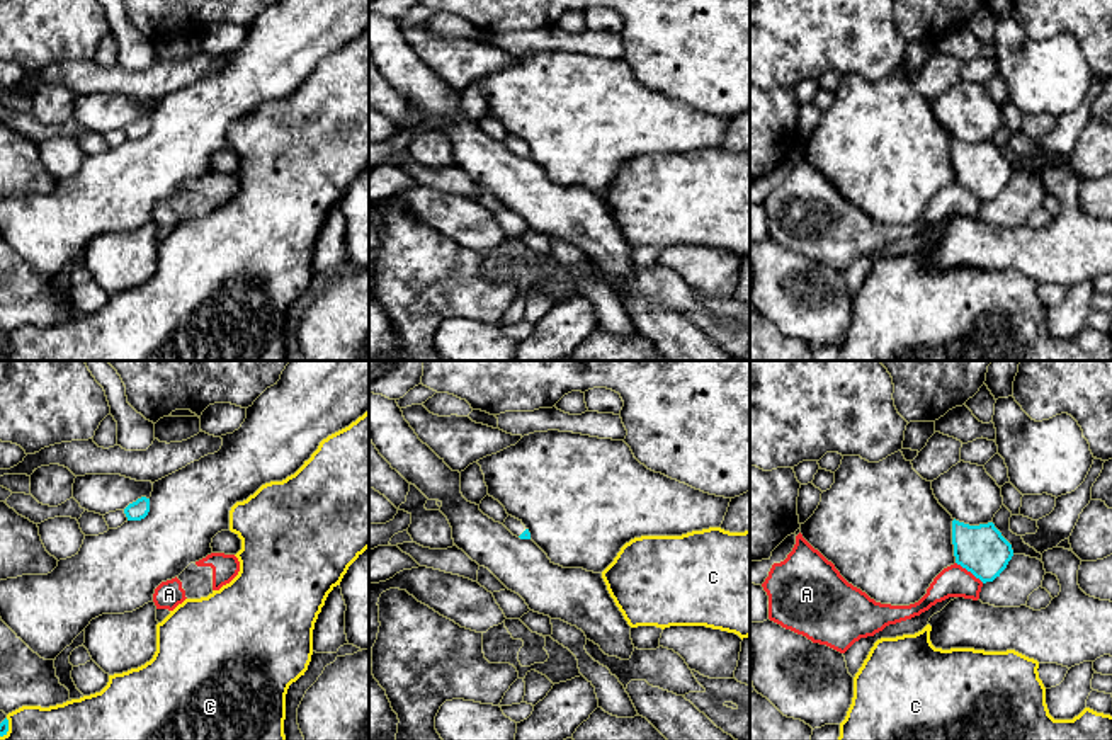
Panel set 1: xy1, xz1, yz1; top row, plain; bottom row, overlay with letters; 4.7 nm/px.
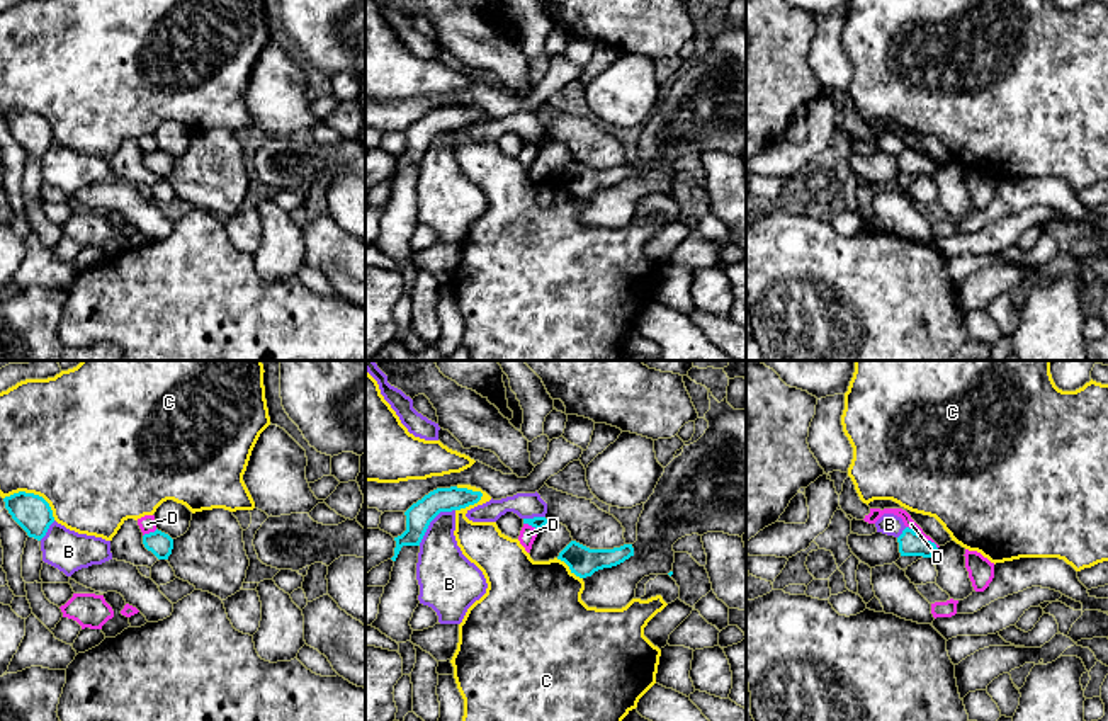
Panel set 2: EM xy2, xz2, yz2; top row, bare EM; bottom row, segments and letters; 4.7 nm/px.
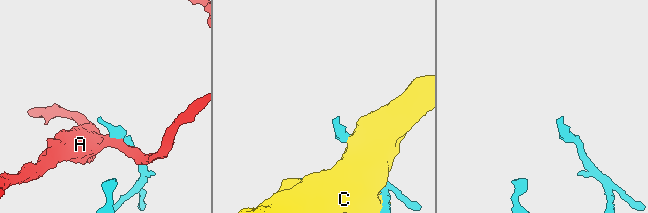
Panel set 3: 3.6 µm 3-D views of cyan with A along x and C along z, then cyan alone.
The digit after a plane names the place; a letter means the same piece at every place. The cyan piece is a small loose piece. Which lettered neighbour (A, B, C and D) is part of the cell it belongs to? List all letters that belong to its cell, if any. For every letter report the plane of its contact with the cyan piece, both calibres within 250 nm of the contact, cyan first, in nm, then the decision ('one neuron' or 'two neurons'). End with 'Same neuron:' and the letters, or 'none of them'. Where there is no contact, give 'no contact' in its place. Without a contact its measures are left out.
A: yz1 | 240/150 nm | two neurons
B: xz2 | 120/260 nm | two neurons
C: xy2 | 170/500 nm | two neurons
D: yz2 | 120/60 nm | two neurons
Same neuron: none of them

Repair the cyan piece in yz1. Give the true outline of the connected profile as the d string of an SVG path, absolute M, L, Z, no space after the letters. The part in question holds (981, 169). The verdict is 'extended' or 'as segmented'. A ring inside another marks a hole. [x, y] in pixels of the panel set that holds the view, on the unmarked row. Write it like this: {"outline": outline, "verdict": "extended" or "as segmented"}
{"outline": "M954 138L952 163L956 182L983 202L1000 196L1013 175L1012 163L993 141L969 145Z", "verdict": "as segmented"}

